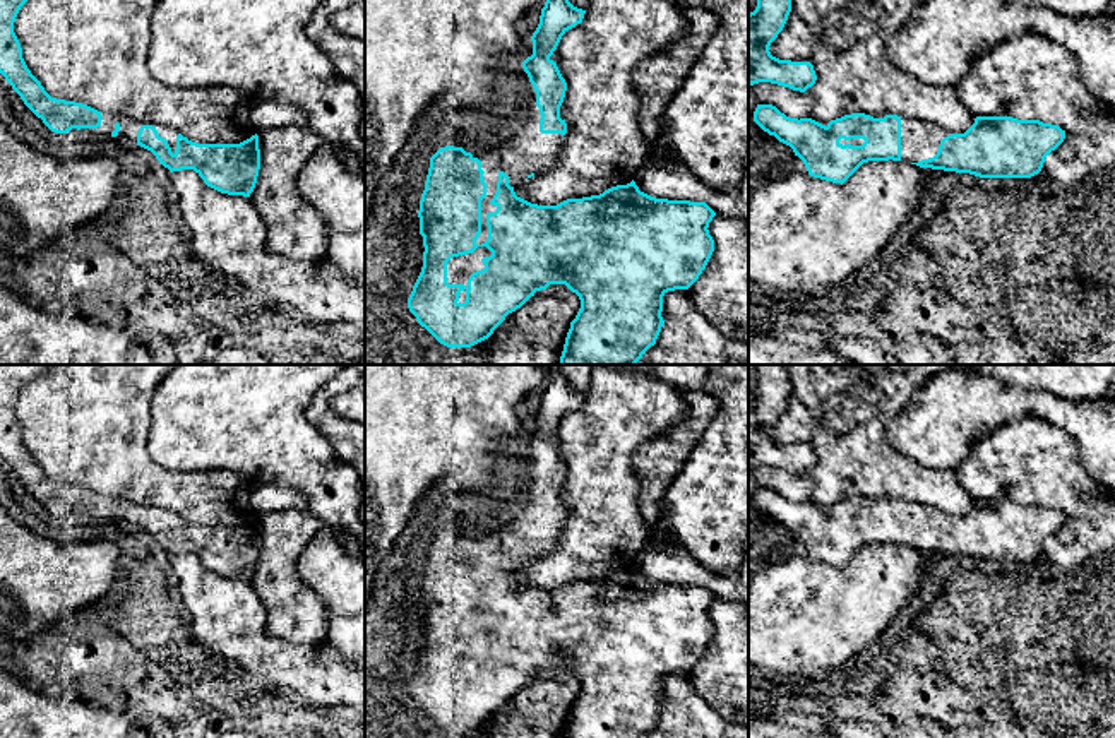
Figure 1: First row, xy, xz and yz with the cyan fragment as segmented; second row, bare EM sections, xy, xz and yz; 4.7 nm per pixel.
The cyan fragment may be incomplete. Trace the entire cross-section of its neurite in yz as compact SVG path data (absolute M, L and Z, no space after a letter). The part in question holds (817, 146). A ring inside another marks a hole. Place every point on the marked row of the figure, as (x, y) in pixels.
M757 104L754 122L790 146L808 175L844 183L863 163L904 161L980 178L1031 178L1065 139L1058 125L1012 116L976 116L964 134L897 115L851 113L822 125Z

